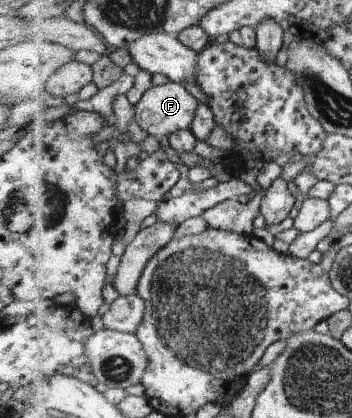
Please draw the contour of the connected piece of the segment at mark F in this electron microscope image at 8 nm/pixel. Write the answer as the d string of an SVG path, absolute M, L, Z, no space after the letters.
M180 83L153 86L140 99L137 123L154 137L169 137L177 130L191 128L199 104Z

